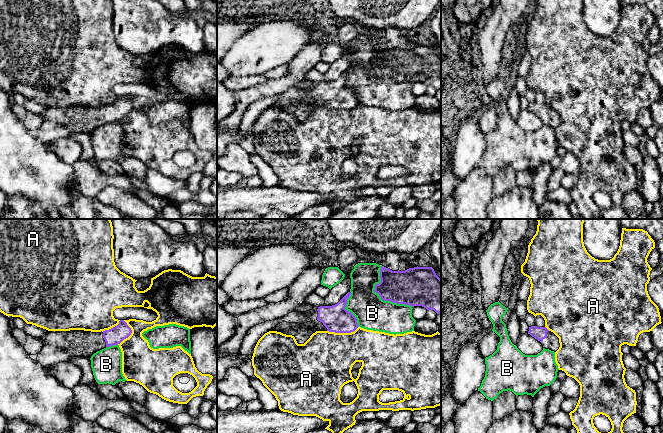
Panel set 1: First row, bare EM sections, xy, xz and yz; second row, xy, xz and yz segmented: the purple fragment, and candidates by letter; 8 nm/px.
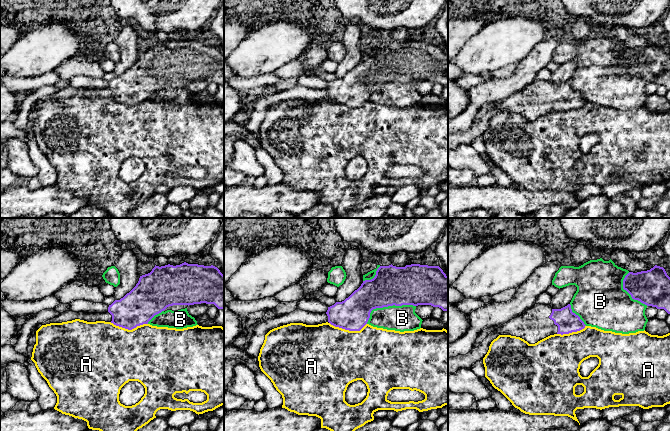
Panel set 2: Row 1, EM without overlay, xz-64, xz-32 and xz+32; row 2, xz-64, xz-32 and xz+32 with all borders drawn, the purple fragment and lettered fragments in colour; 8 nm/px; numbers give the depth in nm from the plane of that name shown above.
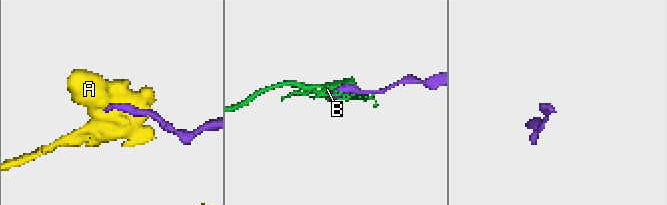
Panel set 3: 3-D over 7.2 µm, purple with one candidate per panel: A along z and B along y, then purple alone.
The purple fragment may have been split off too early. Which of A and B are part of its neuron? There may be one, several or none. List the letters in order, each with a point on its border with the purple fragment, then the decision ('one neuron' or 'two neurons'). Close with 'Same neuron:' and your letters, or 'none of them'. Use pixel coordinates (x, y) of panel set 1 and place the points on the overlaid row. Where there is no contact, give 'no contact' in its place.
A: xz (342, 332) | two neurons
B: xz (380, 296) | two neurons
Same neuron: none of them

